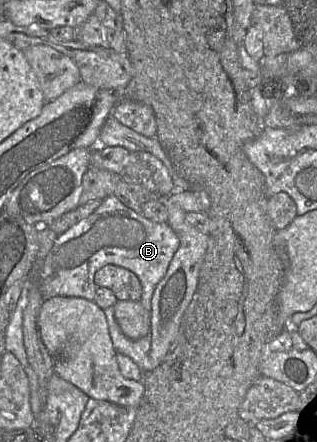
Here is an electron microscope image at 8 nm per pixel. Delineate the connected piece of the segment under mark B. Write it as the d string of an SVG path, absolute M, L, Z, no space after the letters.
M115 196L104 198L86 219L58 235L43 260L39 287L43 300L53 297L75 297L94 301L95 273L104 266L114 265L134 273L142 286L141 305L151 310L151 299L159 281L164 277L180 241L168 223L157 223L123 205Z

